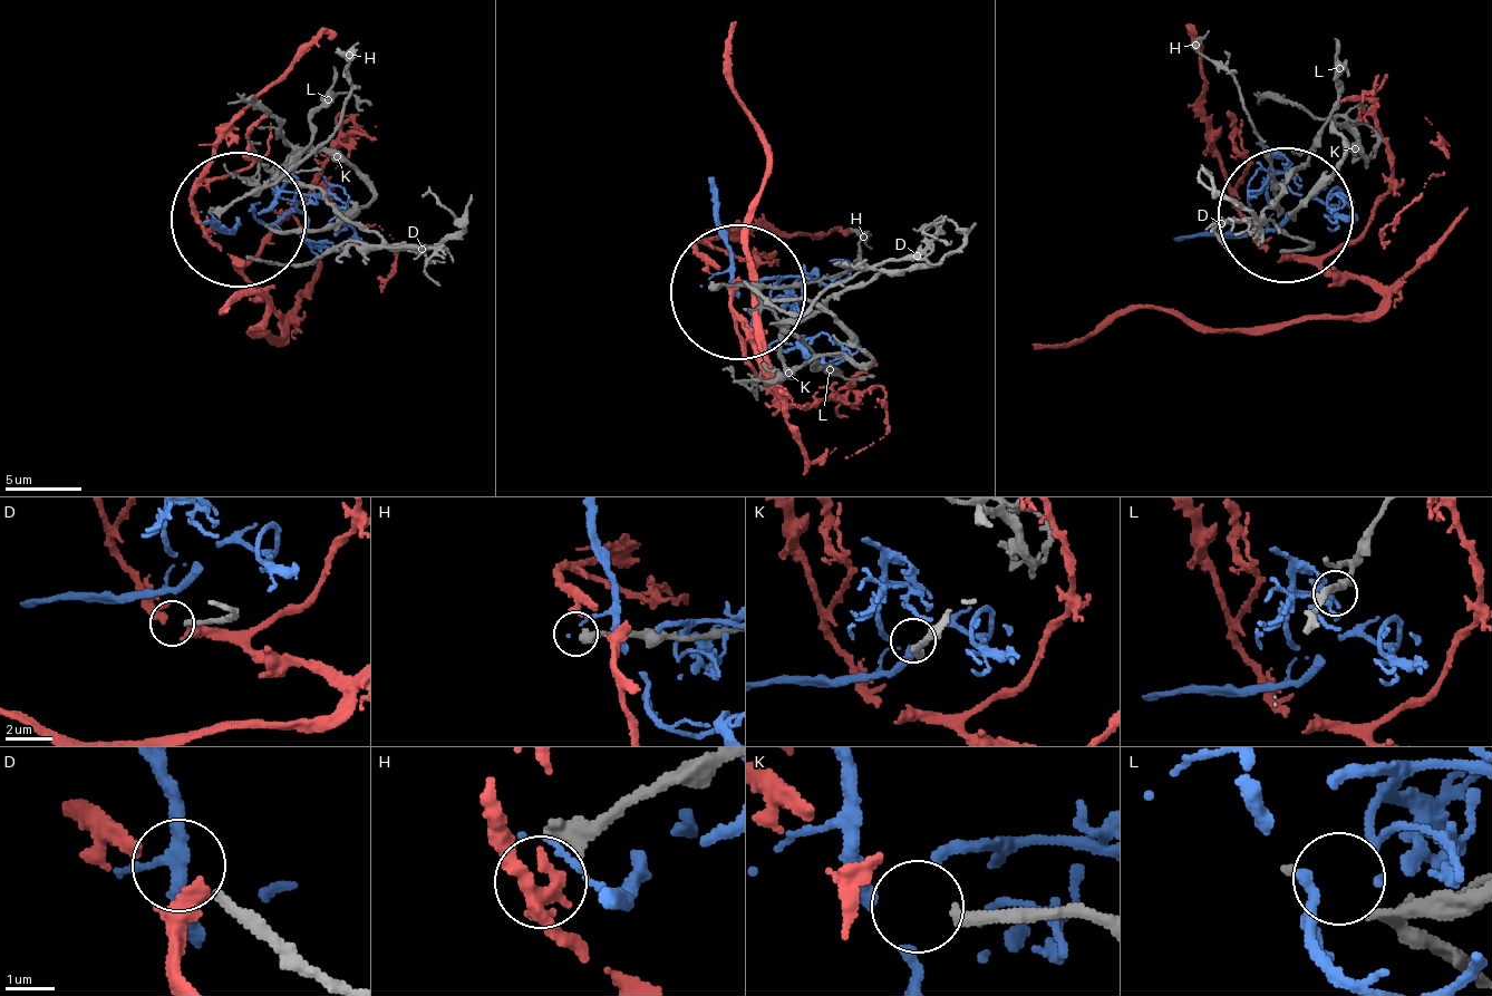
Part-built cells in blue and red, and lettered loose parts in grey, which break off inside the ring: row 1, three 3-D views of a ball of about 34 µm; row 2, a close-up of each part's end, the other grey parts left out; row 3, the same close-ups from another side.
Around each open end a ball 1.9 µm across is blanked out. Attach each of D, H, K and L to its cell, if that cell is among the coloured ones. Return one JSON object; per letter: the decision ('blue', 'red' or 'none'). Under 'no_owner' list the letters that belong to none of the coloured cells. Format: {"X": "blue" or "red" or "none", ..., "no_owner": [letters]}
{"D": "red", "H": "none", "K": "blue", "L": "none", "no_owner": ["H", "L"]}

